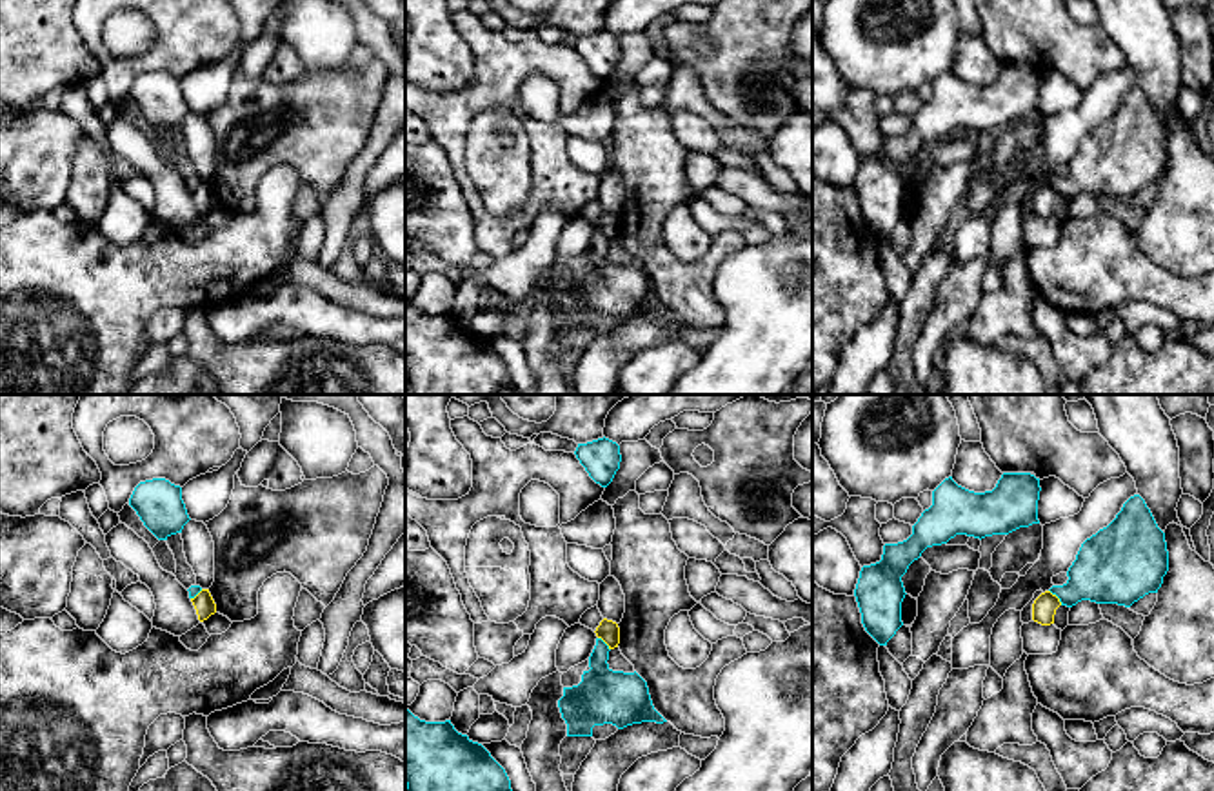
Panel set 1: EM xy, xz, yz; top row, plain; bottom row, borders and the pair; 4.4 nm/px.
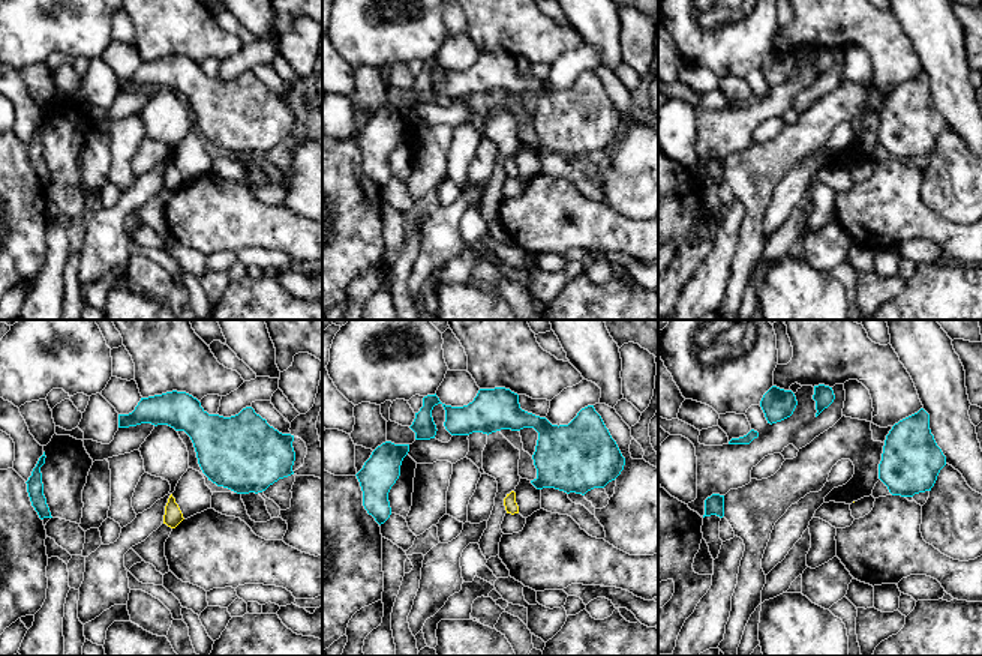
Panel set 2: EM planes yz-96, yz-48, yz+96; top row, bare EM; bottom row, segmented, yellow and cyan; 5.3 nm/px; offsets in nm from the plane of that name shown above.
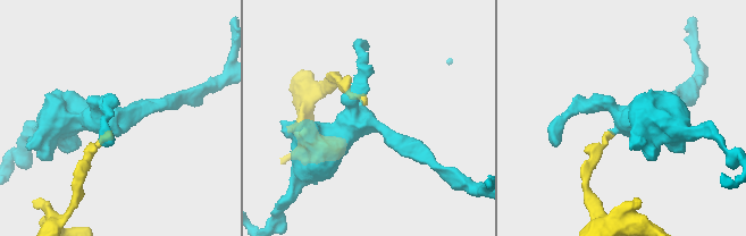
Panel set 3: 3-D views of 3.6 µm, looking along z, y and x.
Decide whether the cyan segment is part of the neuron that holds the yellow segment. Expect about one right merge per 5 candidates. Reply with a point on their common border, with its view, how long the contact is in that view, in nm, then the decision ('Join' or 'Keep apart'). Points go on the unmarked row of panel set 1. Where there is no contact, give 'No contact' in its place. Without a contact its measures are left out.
Touches yellow at yz (1056, 190). Shared border 90 nm. Keep apart

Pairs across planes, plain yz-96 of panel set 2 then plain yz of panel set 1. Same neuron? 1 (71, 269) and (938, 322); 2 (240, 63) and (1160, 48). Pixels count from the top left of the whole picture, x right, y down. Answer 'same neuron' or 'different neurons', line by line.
1: different neurons
2: different neurons

